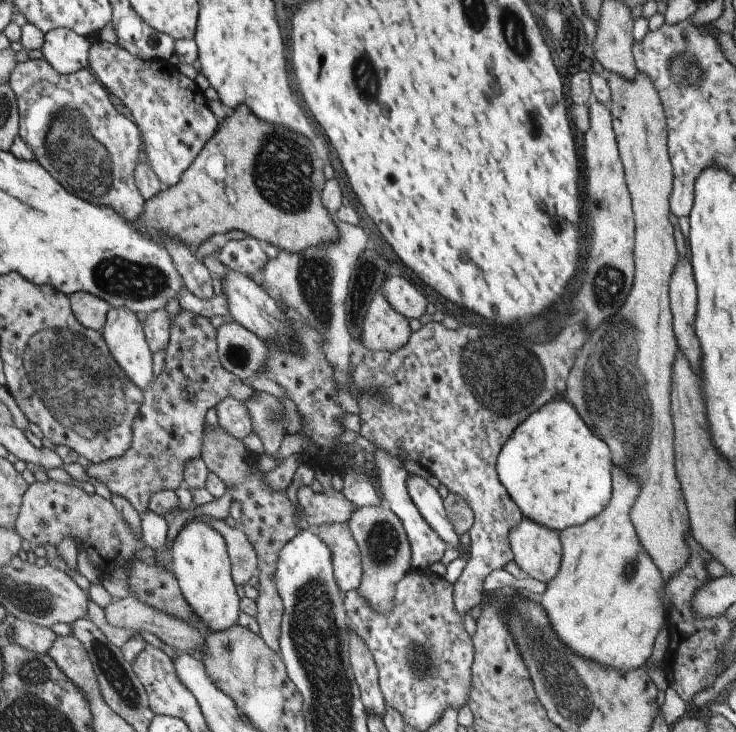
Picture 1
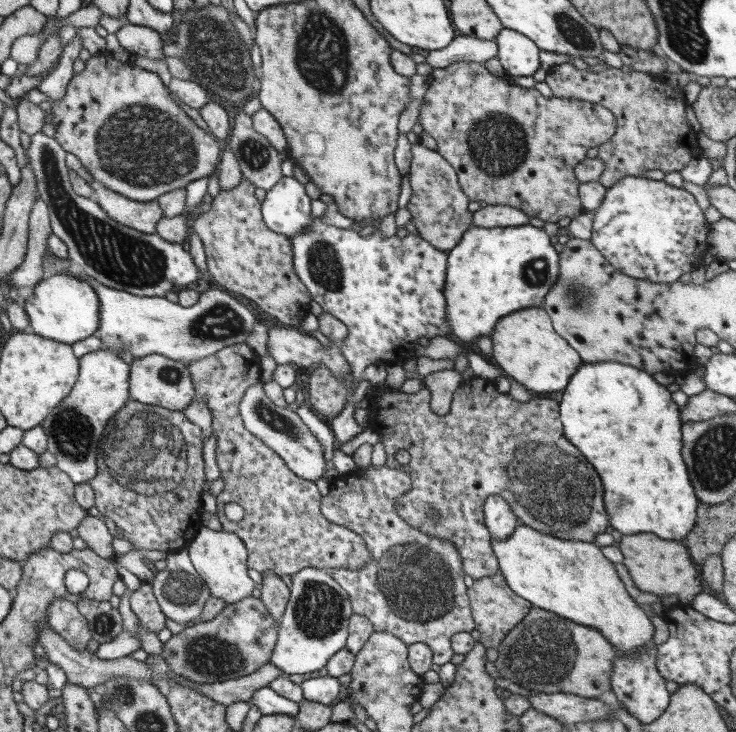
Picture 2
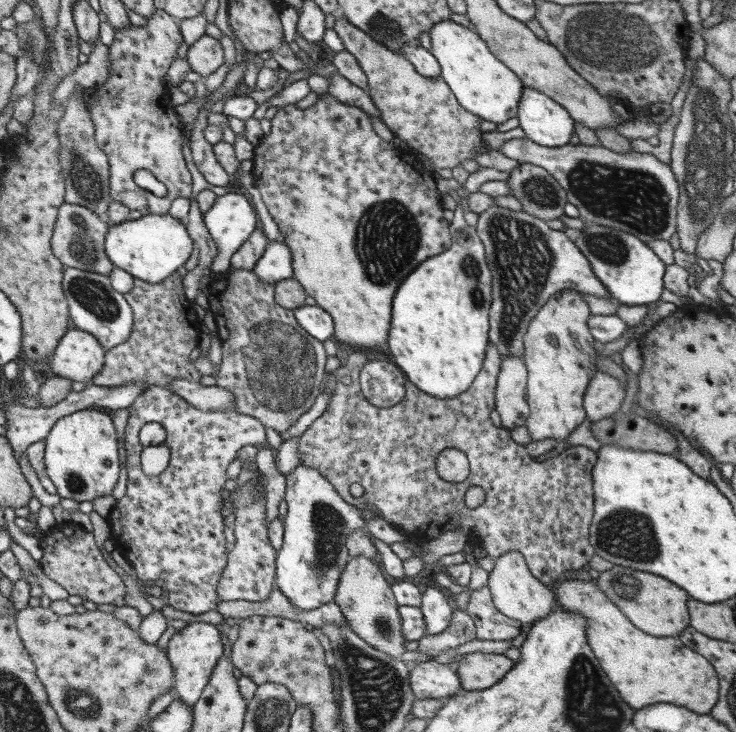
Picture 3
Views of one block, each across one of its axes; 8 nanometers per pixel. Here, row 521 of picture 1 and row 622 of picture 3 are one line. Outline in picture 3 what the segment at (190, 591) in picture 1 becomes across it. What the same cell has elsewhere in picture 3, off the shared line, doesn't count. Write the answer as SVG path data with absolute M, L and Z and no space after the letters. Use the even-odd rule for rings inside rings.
M202 622L190 623L172 636L166 650L168 660L174 670L173 691L177 698L184 700L186 706L194 706L199 701L204 687L208 684L218 659L224 654L224 646L220 632L212 624Z

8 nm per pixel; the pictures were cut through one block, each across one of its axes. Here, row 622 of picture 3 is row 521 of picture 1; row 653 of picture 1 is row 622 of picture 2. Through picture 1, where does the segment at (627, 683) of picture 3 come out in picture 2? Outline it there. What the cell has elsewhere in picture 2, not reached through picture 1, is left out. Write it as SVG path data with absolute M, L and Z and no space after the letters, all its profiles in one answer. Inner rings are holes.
M518 524L510 538L491 540L491 549L499 563L499 572L506 580L512 592L531 602L534 607L554 612L575 624L595 629L606 636L606 640L614 646L618 655L636 654L647 645L654 645L655 628L650 614L636 603L626 591L615 564L607 560L598 545L590 541L562 540Z

